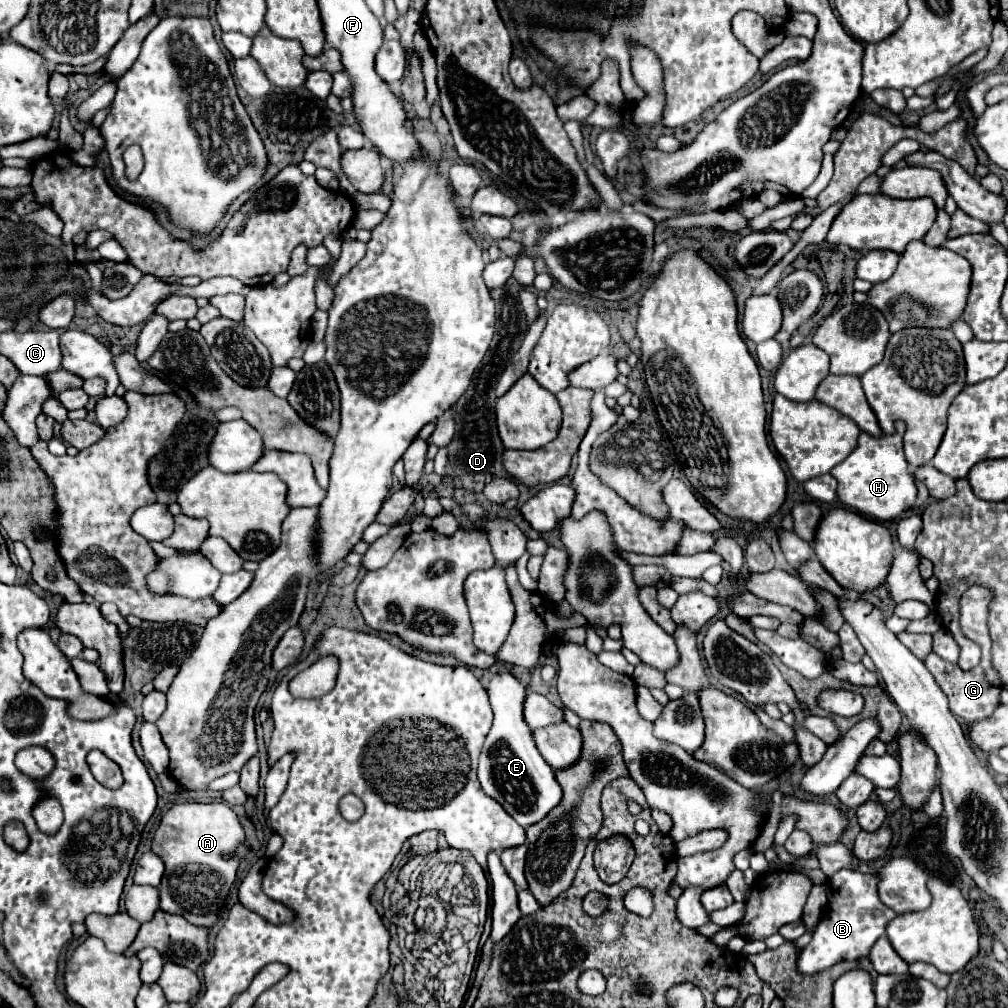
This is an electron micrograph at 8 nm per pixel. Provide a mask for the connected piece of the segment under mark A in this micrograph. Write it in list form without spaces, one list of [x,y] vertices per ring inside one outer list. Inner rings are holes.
[[[188,802],[188,804],[172,806],[164,814],[164,818],[152,838],[152,852],[158,854],[166,866],[162,884],[158,886],[160,908],[170,914],[184,916],[194,926],[214,926],[218,920],[218,912],[224,906],[226,896],[236,880],[236,870],[238,870],[240,860],[236,858],[234,852],[242,842],[244,842],[244,828],[228,804],[224,804],[224,802],[212,802],[212,804]]]

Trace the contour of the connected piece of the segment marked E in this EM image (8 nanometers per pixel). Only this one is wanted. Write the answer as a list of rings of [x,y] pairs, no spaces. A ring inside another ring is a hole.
[[[499,672],[490,680],[486,690],[494,710],[494,722],[482,746],[478,780],[490,798],[500,802],[520,826],[528,828],[544,820],[548,812],[560,804],[562,788],[556,782],[554,770],[540,756],[530,726],[524,722],[524,702],[520,698],[526,688],[510,672]],[[502,682],[504,688],[500,688]],[[518,702],[522,702],[522,706]]]

